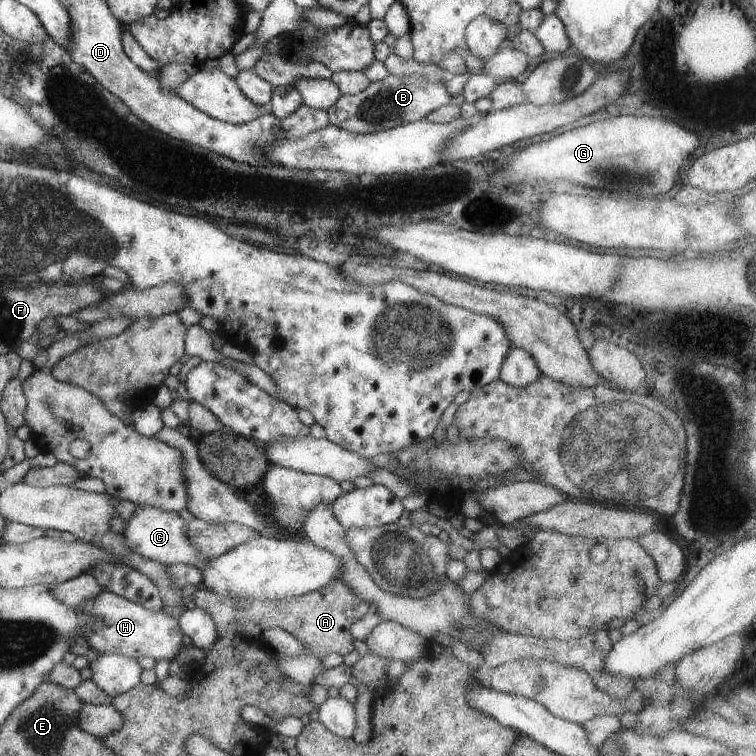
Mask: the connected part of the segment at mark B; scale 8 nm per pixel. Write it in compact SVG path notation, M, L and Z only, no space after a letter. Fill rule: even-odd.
M388 74L381 80L370 82L365 90L357 94L341 95L333 106L325 109L329 125L336 126L353 134L374 133L423 119L429 112L447 104L463 102L461 93L451 96L445 92L444 82L427 82L421 76L393 76Z

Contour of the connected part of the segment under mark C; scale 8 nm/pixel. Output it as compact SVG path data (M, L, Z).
M136 506L127 520L123 521L122 535L130 550L156 563L171 566L171 564L187 564L203 570L209 560L203 558L191 540L185 534L185 521L177 513L159 510L151 506Z

